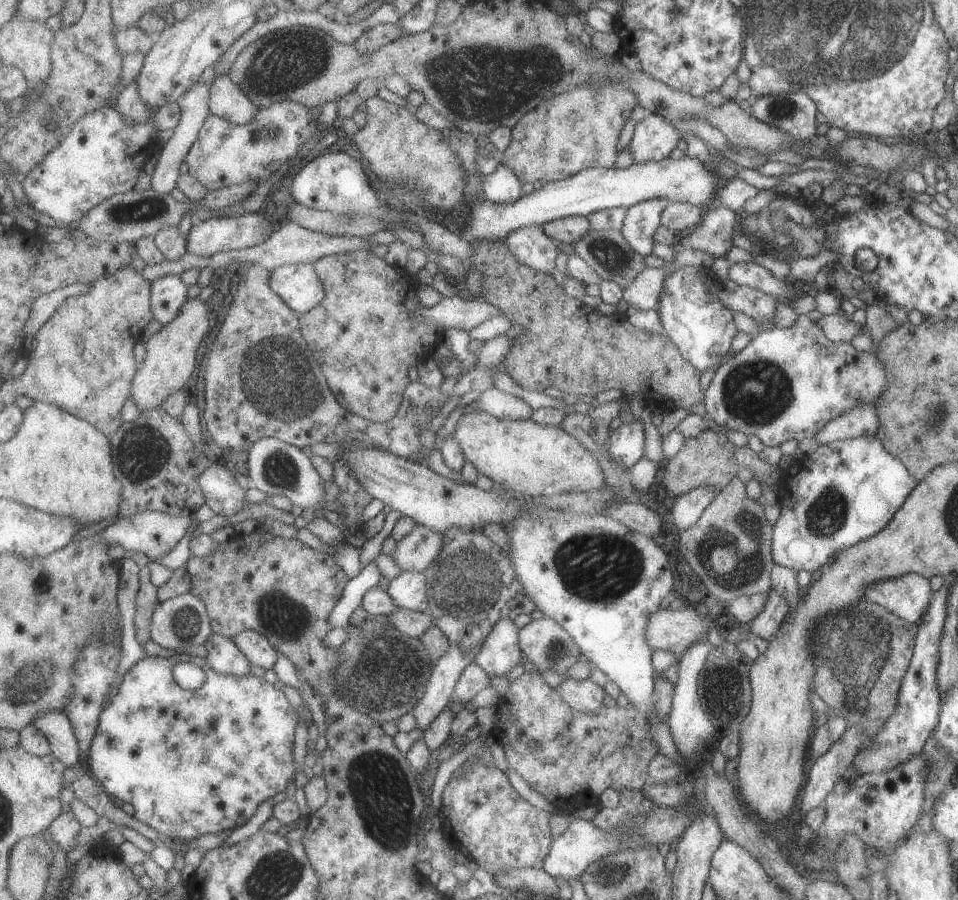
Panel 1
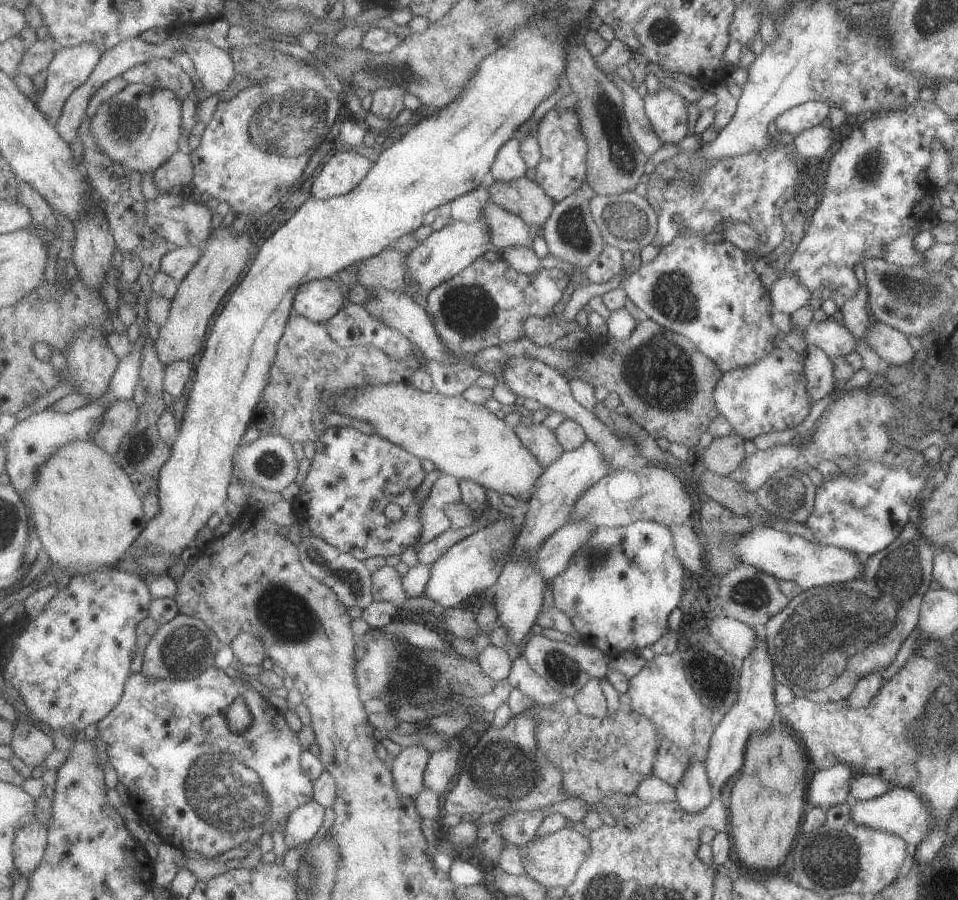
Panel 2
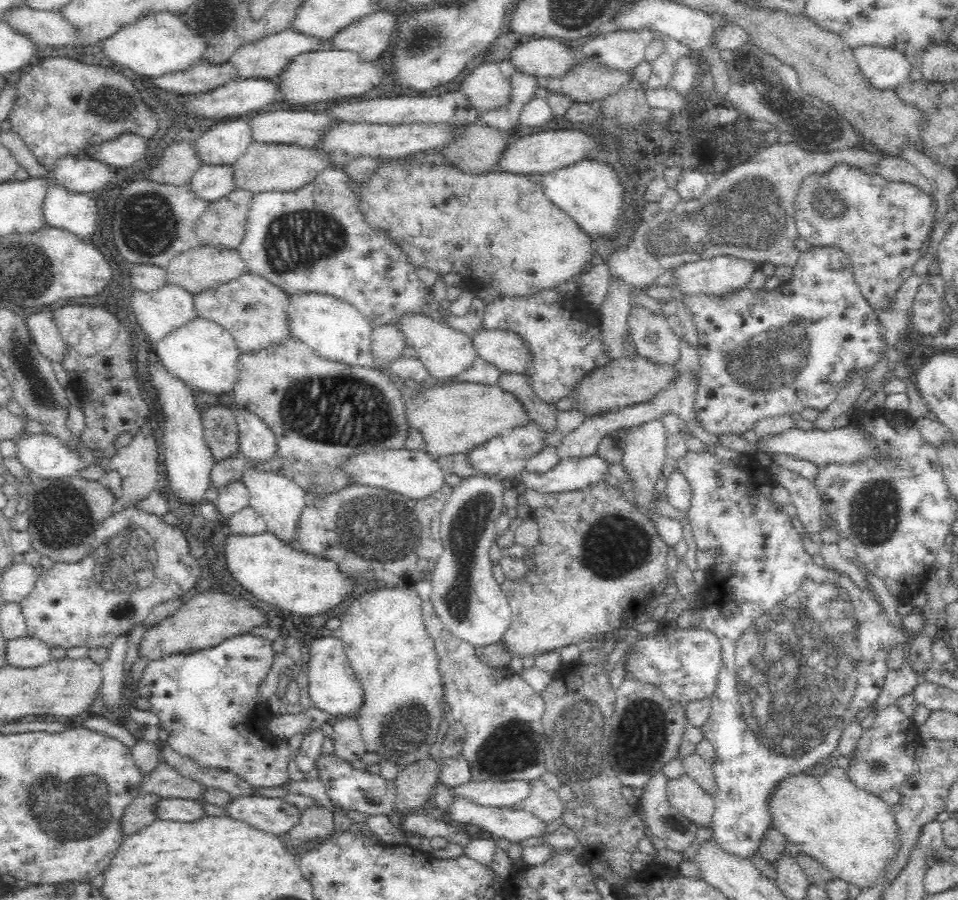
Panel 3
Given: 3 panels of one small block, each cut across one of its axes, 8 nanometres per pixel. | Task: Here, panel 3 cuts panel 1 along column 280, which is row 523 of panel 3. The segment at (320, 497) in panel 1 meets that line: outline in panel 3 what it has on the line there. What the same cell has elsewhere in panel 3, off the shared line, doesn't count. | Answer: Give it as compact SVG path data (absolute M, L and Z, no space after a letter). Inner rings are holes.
M471 475L470 477L462 478L460 483L457 486L453 487L452 493L445 497L446 503L444 505L444 508L442 509L442 512L440 512L439 533L440 540L442 541L442 554L440 554L437 563L435 564L434 570L432 570L431 576L429 577L429 581L432 583L431 602L436 615L440 618L443 626L454 636L457 636L458 639L472 644L474 647L489 646L490 644L501 642L504 633L508 631L508 628L510 627L512 618L514 616L509 598L506 597L506 594L501 590L501 585L498 584L498 582L496 582L496 580L494 579L492 572L493 565L490 561L490 556L488 555L490 546L492 546L492 542L494 542L495 540L495 521L500 516L500 514L506 511L506 507L502 502L502 494L504 489L505 488L503 484L500 483L500 481L496 481L494 479L484 479L482 477L478 477L478 475Z

